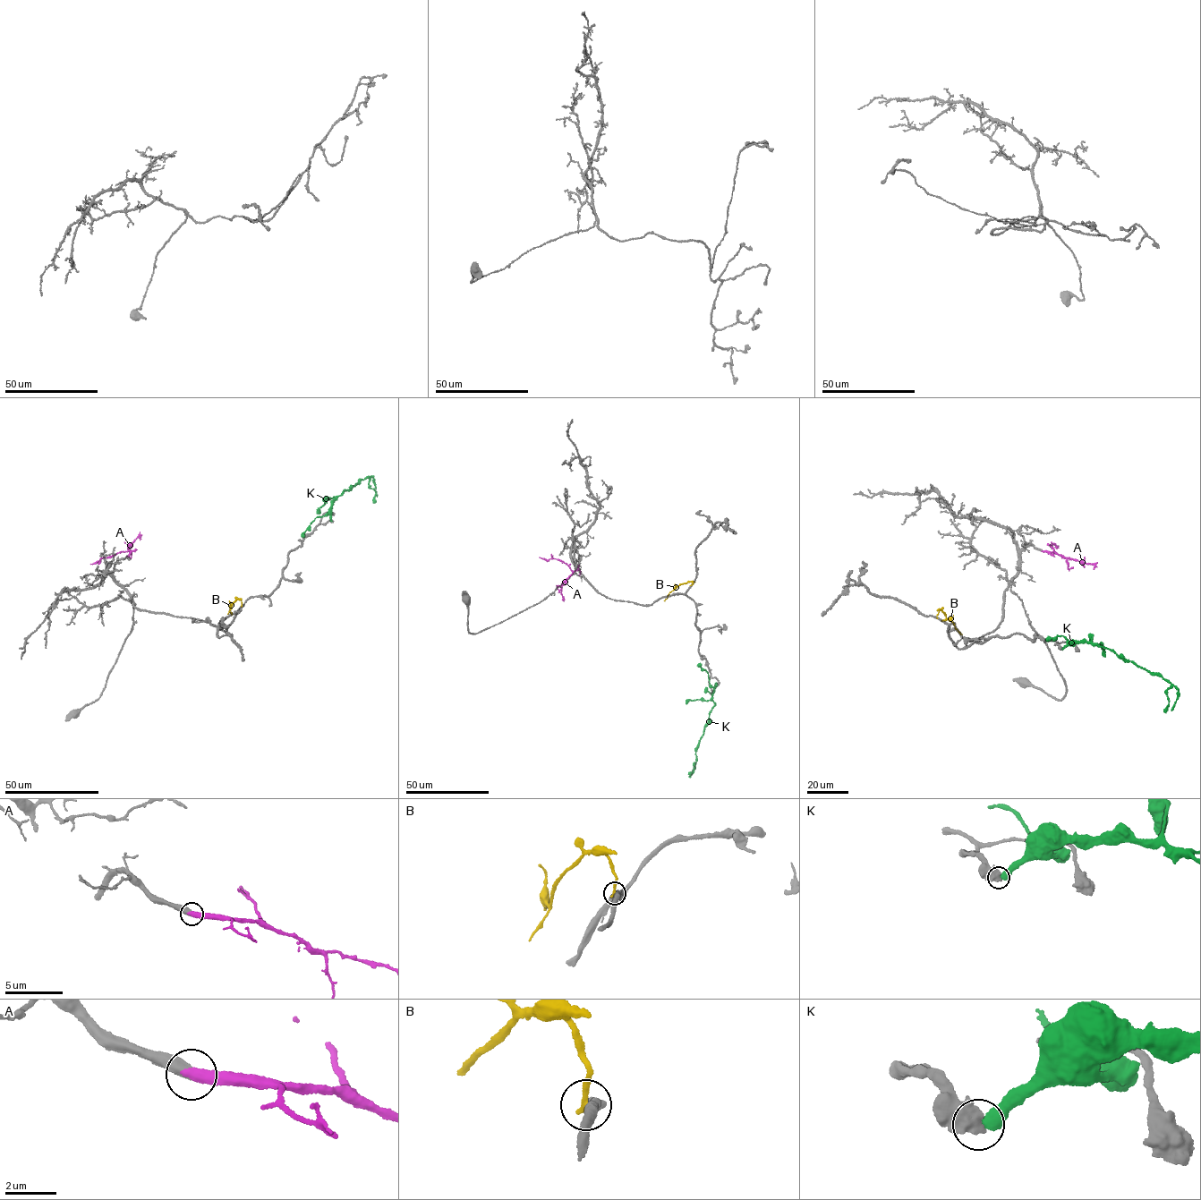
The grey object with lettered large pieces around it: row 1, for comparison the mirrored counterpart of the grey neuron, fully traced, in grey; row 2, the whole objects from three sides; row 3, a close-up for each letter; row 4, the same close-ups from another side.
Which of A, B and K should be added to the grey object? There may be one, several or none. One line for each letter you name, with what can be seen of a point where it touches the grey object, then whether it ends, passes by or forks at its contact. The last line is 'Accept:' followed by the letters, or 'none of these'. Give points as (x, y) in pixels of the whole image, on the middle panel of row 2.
A: meets grey at (578, 565); it ends there
Accept: A

